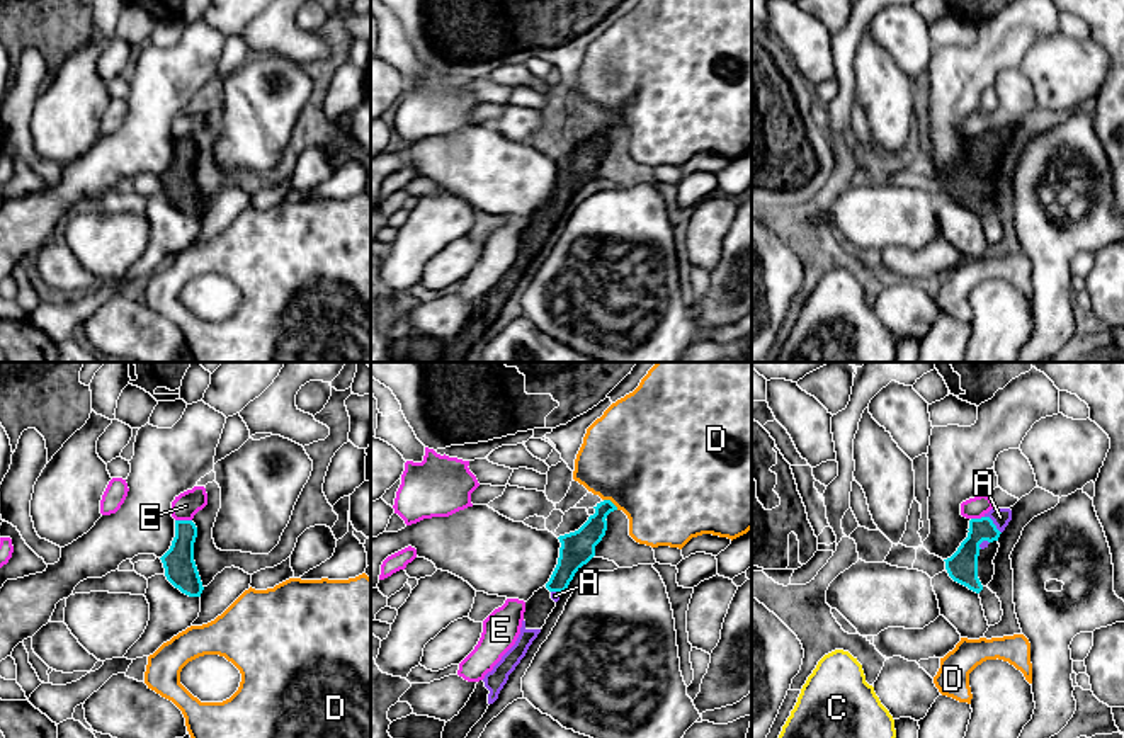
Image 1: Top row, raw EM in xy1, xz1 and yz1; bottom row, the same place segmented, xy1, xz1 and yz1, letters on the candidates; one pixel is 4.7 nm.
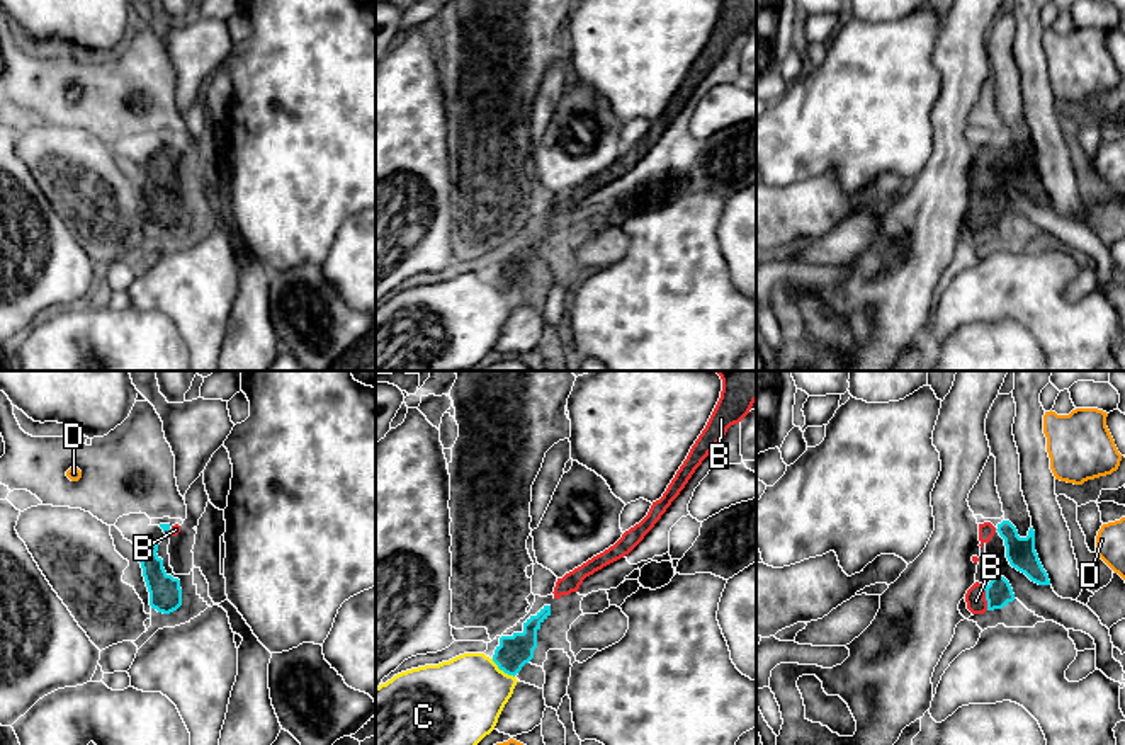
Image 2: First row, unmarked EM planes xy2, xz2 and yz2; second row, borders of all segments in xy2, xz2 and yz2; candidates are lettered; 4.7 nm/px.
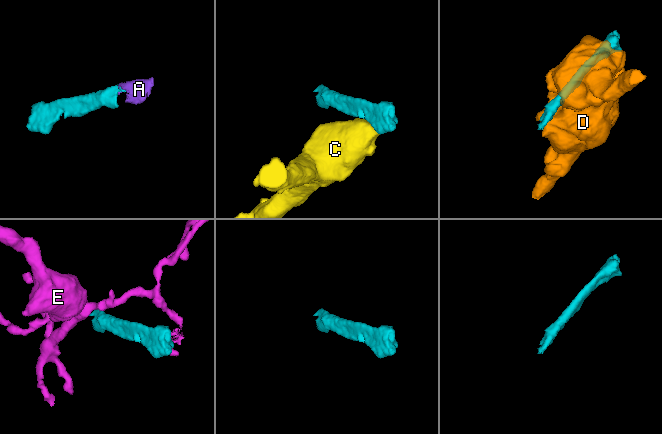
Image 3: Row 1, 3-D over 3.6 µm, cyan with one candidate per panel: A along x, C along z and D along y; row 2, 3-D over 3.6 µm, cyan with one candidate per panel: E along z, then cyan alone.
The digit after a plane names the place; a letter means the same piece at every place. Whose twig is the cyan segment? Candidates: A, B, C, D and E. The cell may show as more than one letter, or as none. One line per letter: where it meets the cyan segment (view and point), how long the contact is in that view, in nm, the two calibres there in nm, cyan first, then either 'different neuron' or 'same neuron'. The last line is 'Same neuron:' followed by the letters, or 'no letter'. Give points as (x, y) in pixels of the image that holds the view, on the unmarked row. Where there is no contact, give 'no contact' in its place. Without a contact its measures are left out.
A: yz1 (993, 143) | 120 nm | 140/90 nm | same neuron
B: yz2 (986, 216) | 120 nm | 120/100 nm | same neuron
C: xz2 (502, 288) | 140 nm | 160/380 nm | different neuron
D: xz1 (611, 121) | 90 nm | 140/500 nm | different neuron
E: xy1 (184, 140) | 80 nm | 150/120 nm | different neuron
Same neuron: A, B

